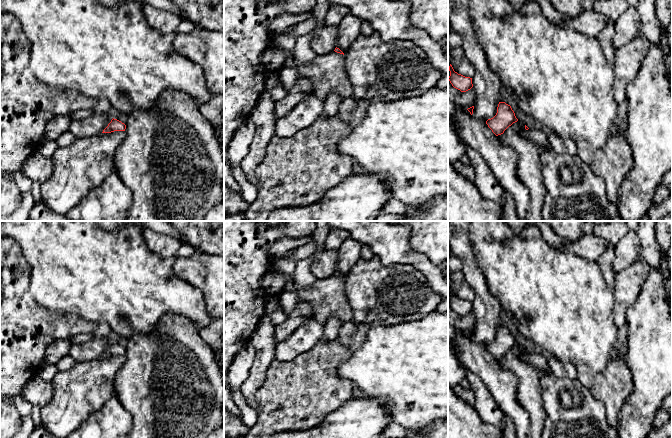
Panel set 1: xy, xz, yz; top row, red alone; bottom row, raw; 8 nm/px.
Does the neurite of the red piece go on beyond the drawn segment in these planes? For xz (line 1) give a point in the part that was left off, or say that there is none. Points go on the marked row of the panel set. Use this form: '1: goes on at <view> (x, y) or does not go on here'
1: does not go on here

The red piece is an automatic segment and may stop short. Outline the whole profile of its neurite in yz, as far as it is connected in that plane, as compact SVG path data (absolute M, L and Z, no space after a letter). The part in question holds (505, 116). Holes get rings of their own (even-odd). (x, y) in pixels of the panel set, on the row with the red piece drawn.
M499 102L496 115L493 118L488 119L486 124L492 132L498 136L503 134L509 126L517 121L518 119L511 106L505 102Z

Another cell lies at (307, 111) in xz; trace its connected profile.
M313 94L307 95L286 116L276 121L275 136L292 137L309 127L320 117L324 103Z

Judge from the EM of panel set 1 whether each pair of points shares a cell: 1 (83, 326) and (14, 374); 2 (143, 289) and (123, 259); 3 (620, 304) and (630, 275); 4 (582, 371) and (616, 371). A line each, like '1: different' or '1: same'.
1: same
2: same
3: same
4: same

